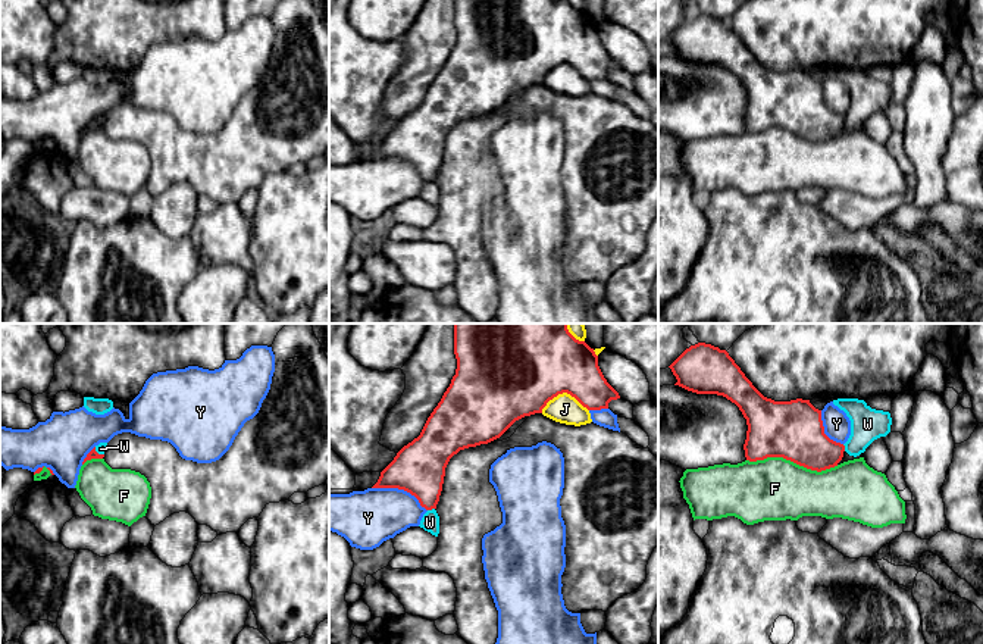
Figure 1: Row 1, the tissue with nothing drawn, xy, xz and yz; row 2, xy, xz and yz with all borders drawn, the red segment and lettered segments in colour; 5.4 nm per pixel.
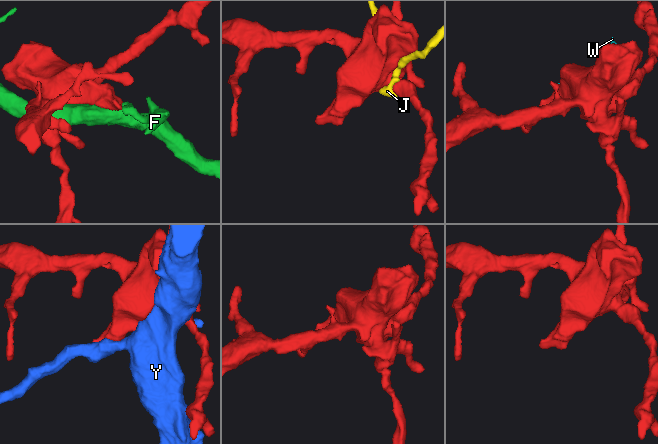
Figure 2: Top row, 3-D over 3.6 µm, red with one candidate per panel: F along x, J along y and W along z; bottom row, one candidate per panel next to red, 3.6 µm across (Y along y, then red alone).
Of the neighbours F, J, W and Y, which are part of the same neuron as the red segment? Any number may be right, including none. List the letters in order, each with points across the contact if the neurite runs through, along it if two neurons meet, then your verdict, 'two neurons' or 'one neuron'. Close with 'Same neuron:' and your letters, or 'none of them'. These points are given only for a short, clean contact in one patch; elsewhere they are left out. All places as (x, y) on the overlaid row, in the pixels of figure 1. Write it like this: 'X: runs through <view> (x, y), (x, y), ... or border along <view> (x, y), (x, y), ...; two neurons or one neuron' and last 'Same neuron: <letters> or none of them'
F: two neurons
J: two neurons
W: border along xz (434, 507), (428, 510); two neurons
Y: two neurons
Same neuron: none of them

